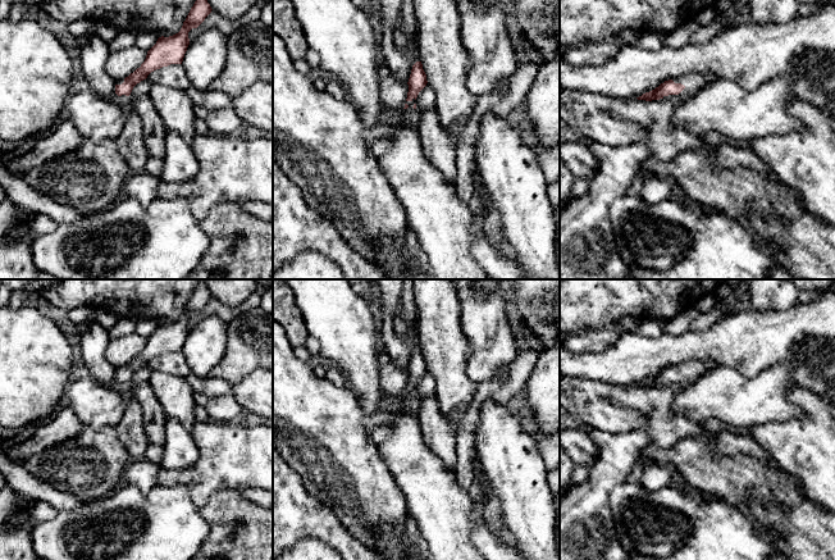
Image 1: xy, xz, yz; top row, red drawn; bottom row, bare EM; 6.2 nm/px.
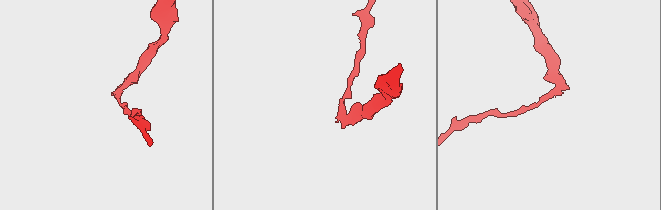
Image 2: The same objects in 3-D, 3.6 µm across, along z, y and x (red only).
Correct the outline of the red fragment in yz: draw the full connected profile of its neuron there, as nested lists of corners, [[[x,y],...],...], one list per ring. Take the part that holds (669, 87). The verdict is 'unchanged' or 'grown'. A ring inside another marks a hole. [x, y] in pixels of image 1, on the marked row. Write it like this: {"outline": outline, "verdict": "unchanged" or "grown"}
{"outline": [[[689,73],[676,79],[669,79],[661,83],[654,90],[643,94],[636,97],[638,100],[660,100],[660,99],[686,99],[688,96],[695,95],[706,86],[704,76],[698,73]]], "verdict": "grown"}

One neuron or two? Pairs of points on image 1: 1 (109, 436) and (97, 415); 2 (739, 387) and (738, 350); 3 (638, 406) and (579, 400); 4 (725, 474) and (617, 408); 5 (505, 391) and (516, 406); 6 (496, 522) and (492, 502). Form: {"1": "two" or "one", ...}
{"1": "two", "2": "two", "3": "one", "4": "two", "5": "two", "6": "one"}

